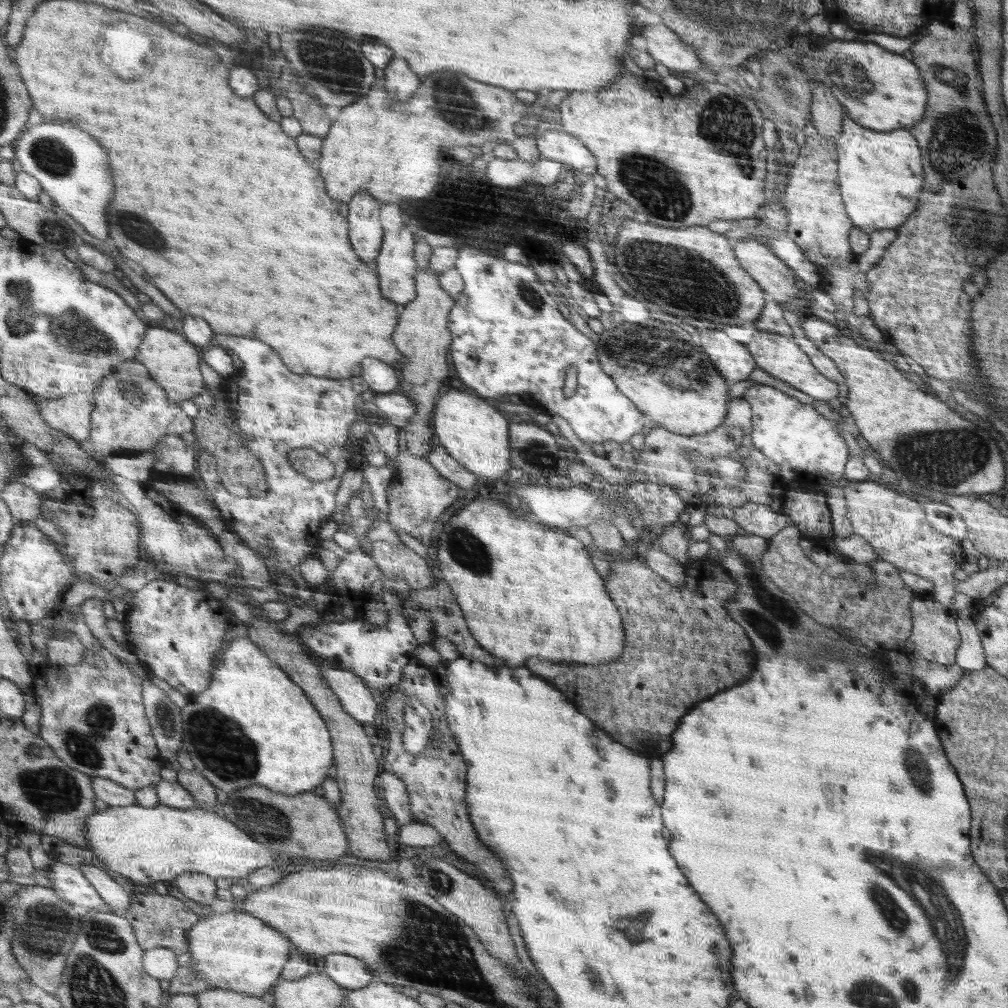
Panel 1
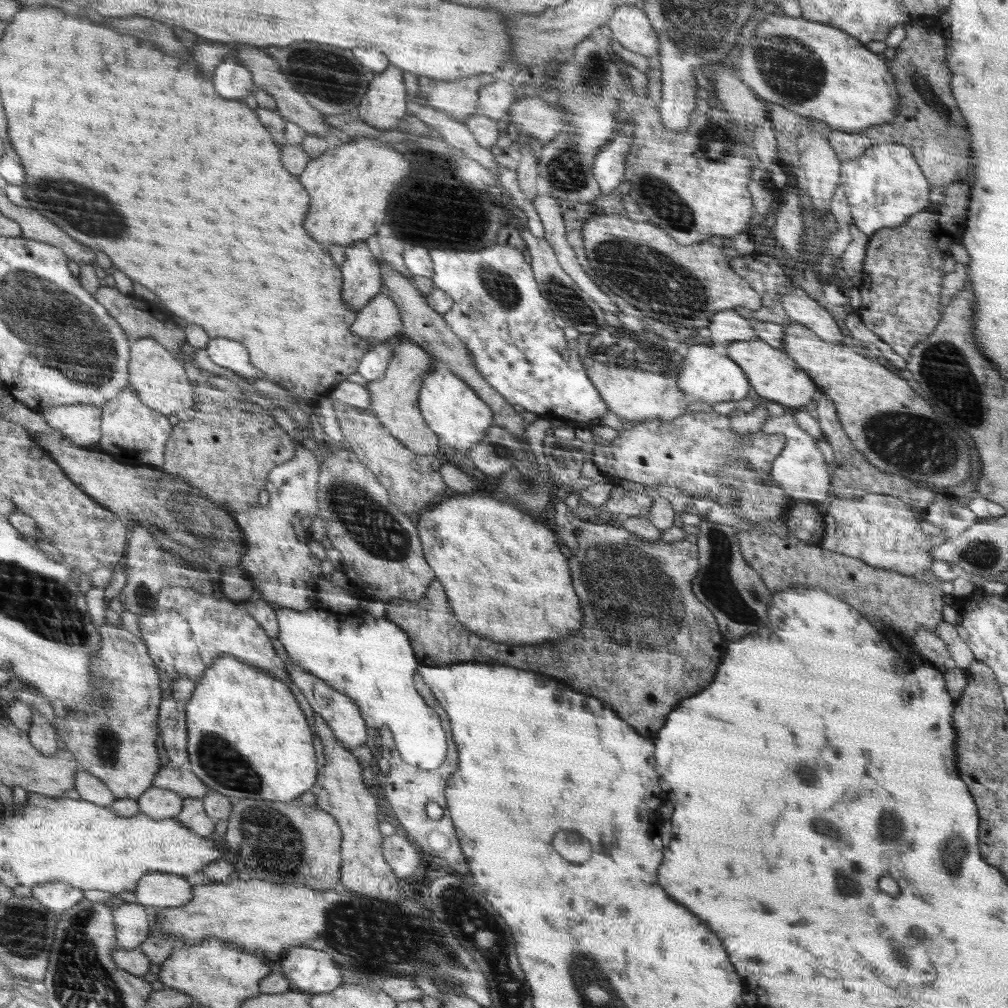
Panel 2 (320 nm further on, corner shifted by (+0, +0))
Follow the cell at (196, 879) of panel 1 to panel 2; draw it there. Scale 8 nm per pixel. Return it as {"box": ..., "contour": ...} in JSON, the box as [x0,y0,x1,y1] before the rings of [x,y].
{"box":[135,871,194,909],"contour":[[[156,871],[144,876],[135,894],[138,902],[146,906],[168,909],[192,902],[194,887],[184,875]]]}

